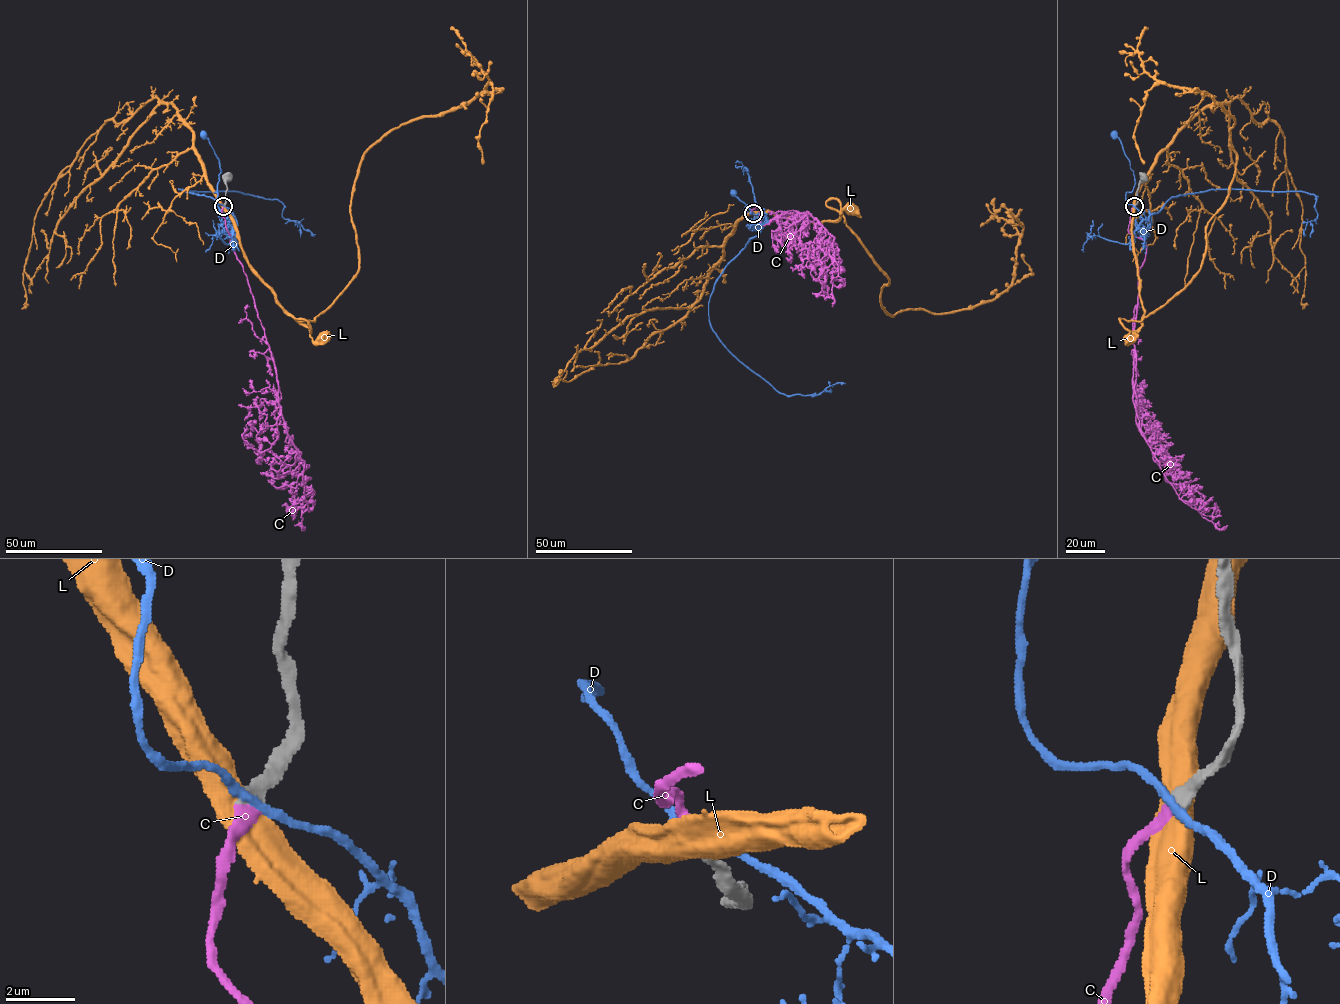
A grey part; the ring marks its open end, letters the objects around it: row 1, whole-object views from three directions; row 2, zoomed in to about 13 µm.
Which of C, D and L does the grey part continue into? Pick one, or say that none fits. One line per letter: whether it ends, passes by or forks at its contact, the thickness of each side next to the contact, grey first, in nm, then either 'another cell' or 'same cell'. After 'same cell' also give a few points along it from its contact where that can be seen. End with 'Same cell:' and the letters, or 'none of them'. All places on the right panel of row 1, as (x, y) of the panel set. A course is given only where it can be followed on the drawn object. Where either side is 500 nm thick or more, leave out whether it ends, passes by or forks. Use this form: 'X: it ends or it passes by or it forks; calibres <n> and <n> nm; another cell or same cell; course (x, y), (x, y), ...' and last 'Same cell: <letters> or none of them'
C: it ends; calibres 340 and 300 nm; same cell; course (1134, 206), (1128, 230), (1147, 246), (1133, 333), (1139, 428), (1178, 497), (1218, 528), (1227, 525)
D: it passes by; calibres 340 and 220 nm; another cell
L: calibres 360 and 750 nm; another cell
Same cell: C

